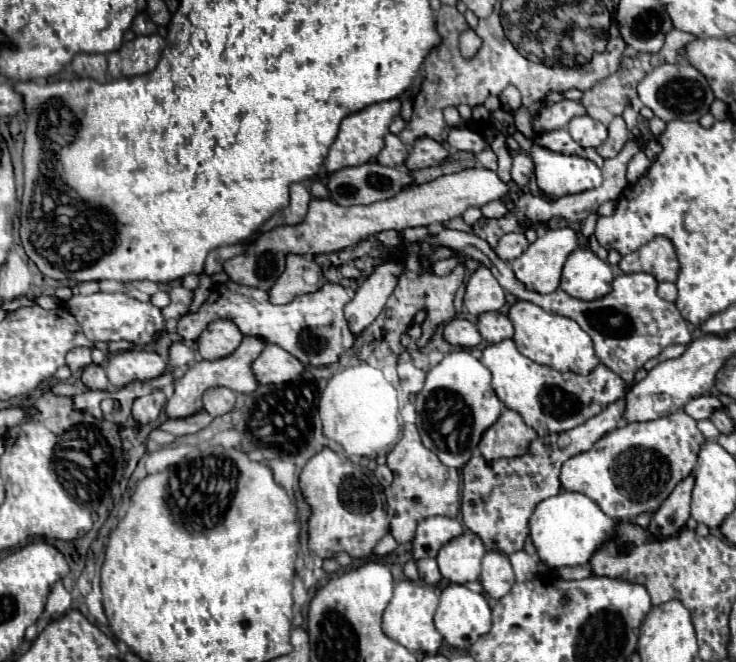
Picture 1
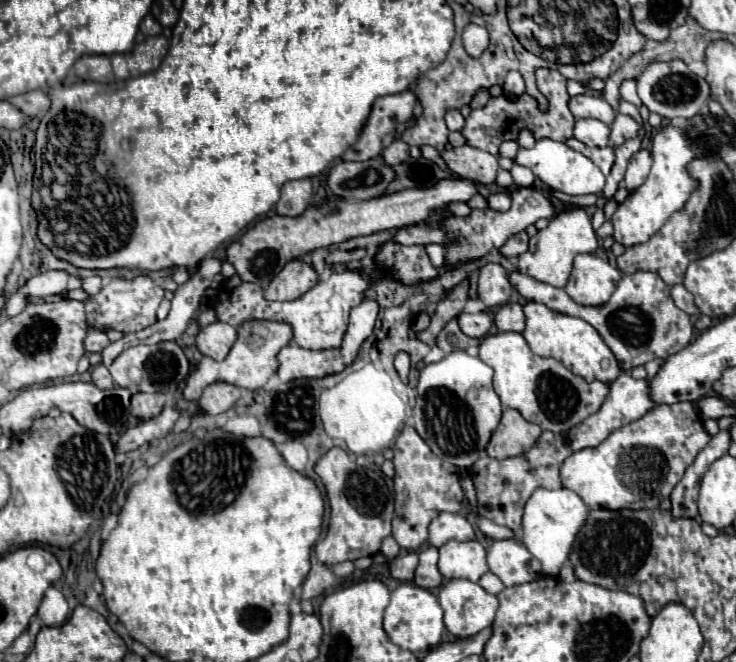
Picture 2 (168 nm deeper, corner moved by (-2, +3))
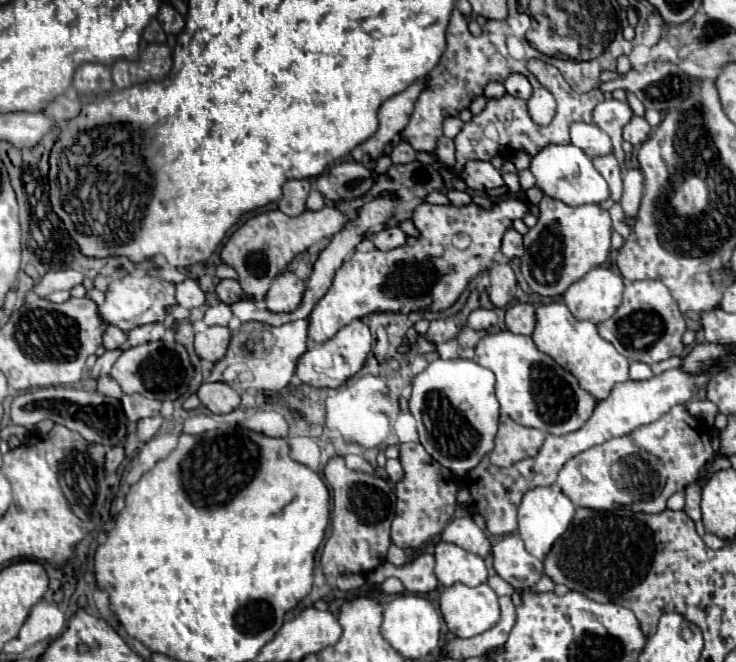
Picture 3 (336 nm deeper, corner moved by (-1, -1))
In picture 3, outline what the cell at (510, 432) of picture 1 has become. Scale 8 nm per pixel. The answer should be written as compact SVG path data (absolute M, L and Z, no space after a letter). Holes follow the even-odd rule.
M501 416L495 448L489 454L495 466L511 466L523 458L535 456L543 446L545 434L537 428L527 428L513 422L509 416Z

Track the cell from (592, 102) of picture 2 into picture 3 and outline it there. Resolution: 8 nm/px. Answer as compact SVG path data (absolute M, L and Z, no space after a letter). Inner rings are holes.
M615 98L601 102L595 112L593 112L593 122L605 130L609 134L609 138L613 140L613 154L619 158L619 162L623 164L625 154L621 150L621 134L623 134L623 126L633 118L633 110L627 102L619 102Z

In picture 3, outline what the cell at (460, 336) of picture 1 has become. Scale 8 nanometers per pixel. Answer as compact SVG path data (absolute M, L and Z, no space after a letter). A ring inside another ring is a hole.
M477 308L469 314L467 326L473 330L487 330L491 326L497 324L497 312L495 310L485 310L485 308Z

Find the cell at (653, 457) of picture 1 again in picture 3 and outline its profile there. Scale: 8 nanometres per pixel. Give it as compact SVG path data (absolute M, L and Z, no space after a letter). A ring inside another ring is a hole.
M679 404L663 418L571 458L559 470L557 486L581 508L605 510L611 504L635 504L635 512L657 514L667 508L667 498L673 492L681 492L689 484L695 484L713 454L709 428L701 420L689 416L685 406Z

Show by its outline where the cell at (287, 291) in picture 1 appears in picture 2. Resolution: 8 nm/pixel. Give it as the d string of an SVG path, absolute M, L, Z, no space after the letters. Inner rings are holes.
M290 260L264 290L264 298L278 300L278 302L296 300L306 290L310 290L316 282L318 282L318 274L310 264L302 260Z

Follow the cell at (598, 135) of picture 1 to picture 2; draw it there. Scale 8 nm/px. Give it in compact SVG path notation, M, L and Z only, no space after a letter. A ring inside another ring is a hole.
M580 118L574 124L574 138L584 142L586 146L608 146L610 128L594 118Z

